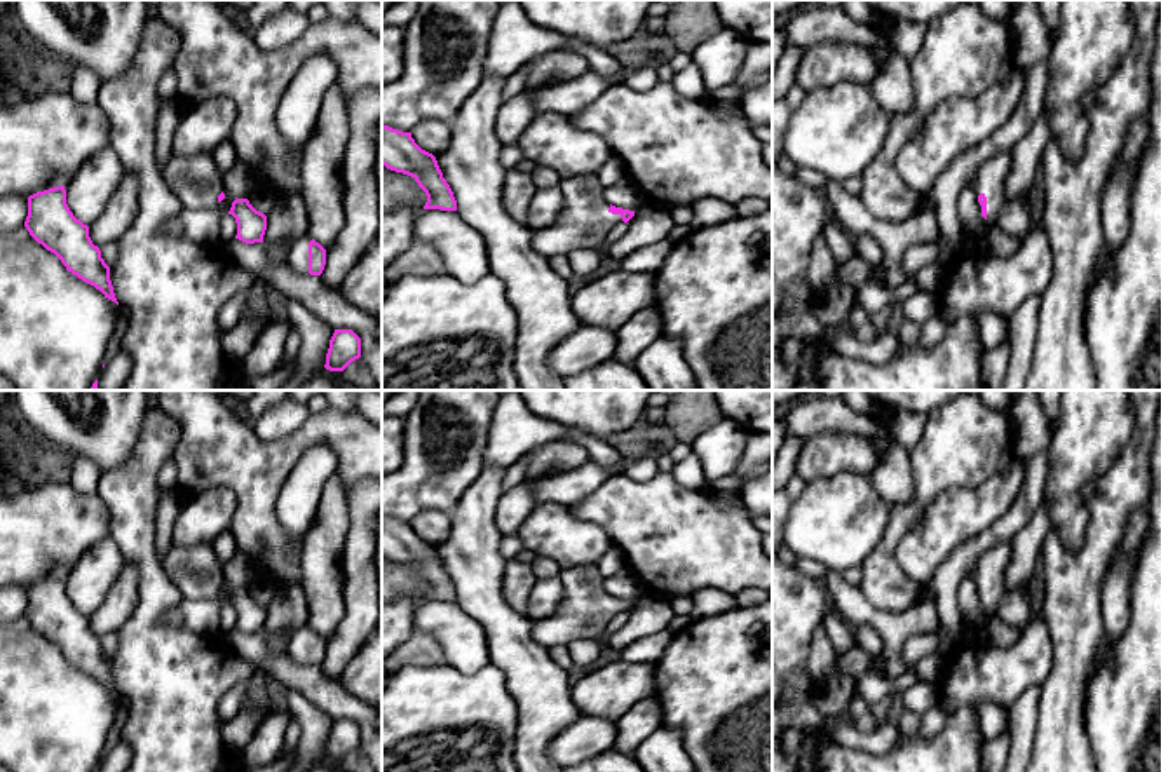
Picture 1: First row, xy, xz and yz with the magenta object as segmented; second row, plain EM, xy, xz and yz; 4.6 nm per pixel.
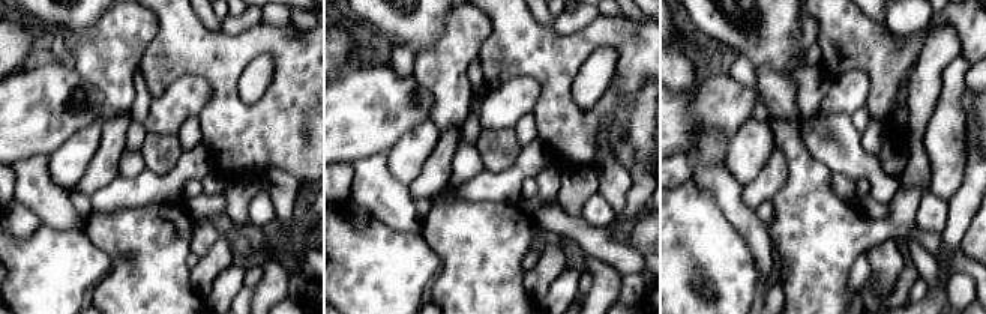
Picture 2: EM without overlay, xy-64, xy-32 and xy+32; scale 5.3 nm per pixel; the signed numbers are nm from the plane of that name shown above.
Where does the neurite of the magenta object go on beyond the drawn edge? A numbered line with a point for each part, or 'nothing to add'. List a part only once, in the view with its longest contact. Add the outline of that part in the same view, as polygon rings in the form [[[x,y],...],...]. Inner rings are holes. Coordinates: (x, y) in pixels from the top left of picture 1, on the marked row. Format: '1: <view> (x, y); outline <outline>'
1: xy (297, 258); outline [[[305,234],[289,244],[286,263],[298,274],[309,274],[309,242]]]
2: yz (991, 176); outline [[[1011,146],[988,155],[966,185],[974,192],[976,199],[980,193],[987,197],[987,221],[997,220],[1004,206],[1004,181],[1009,167]]]

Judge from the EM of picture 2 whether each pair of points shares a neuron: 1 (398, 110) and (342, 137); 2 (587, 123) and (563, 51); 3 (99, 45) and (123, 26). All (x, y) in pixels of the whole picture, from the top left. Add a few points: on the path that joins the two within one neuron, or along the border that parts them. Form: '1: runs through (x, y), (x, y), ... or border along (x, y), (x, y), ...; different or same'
1: runs through (384, 110), (369, 110), (356, 123); same
2: runs through (569, 108), (562, 101), (562, 69); same
3: runs through (105, 44), (117, 32); same

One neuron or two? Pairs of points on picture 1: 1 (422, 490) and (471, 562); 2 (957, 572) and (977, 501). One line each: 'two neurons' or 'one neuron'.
1: two neurons
2: two neurons

